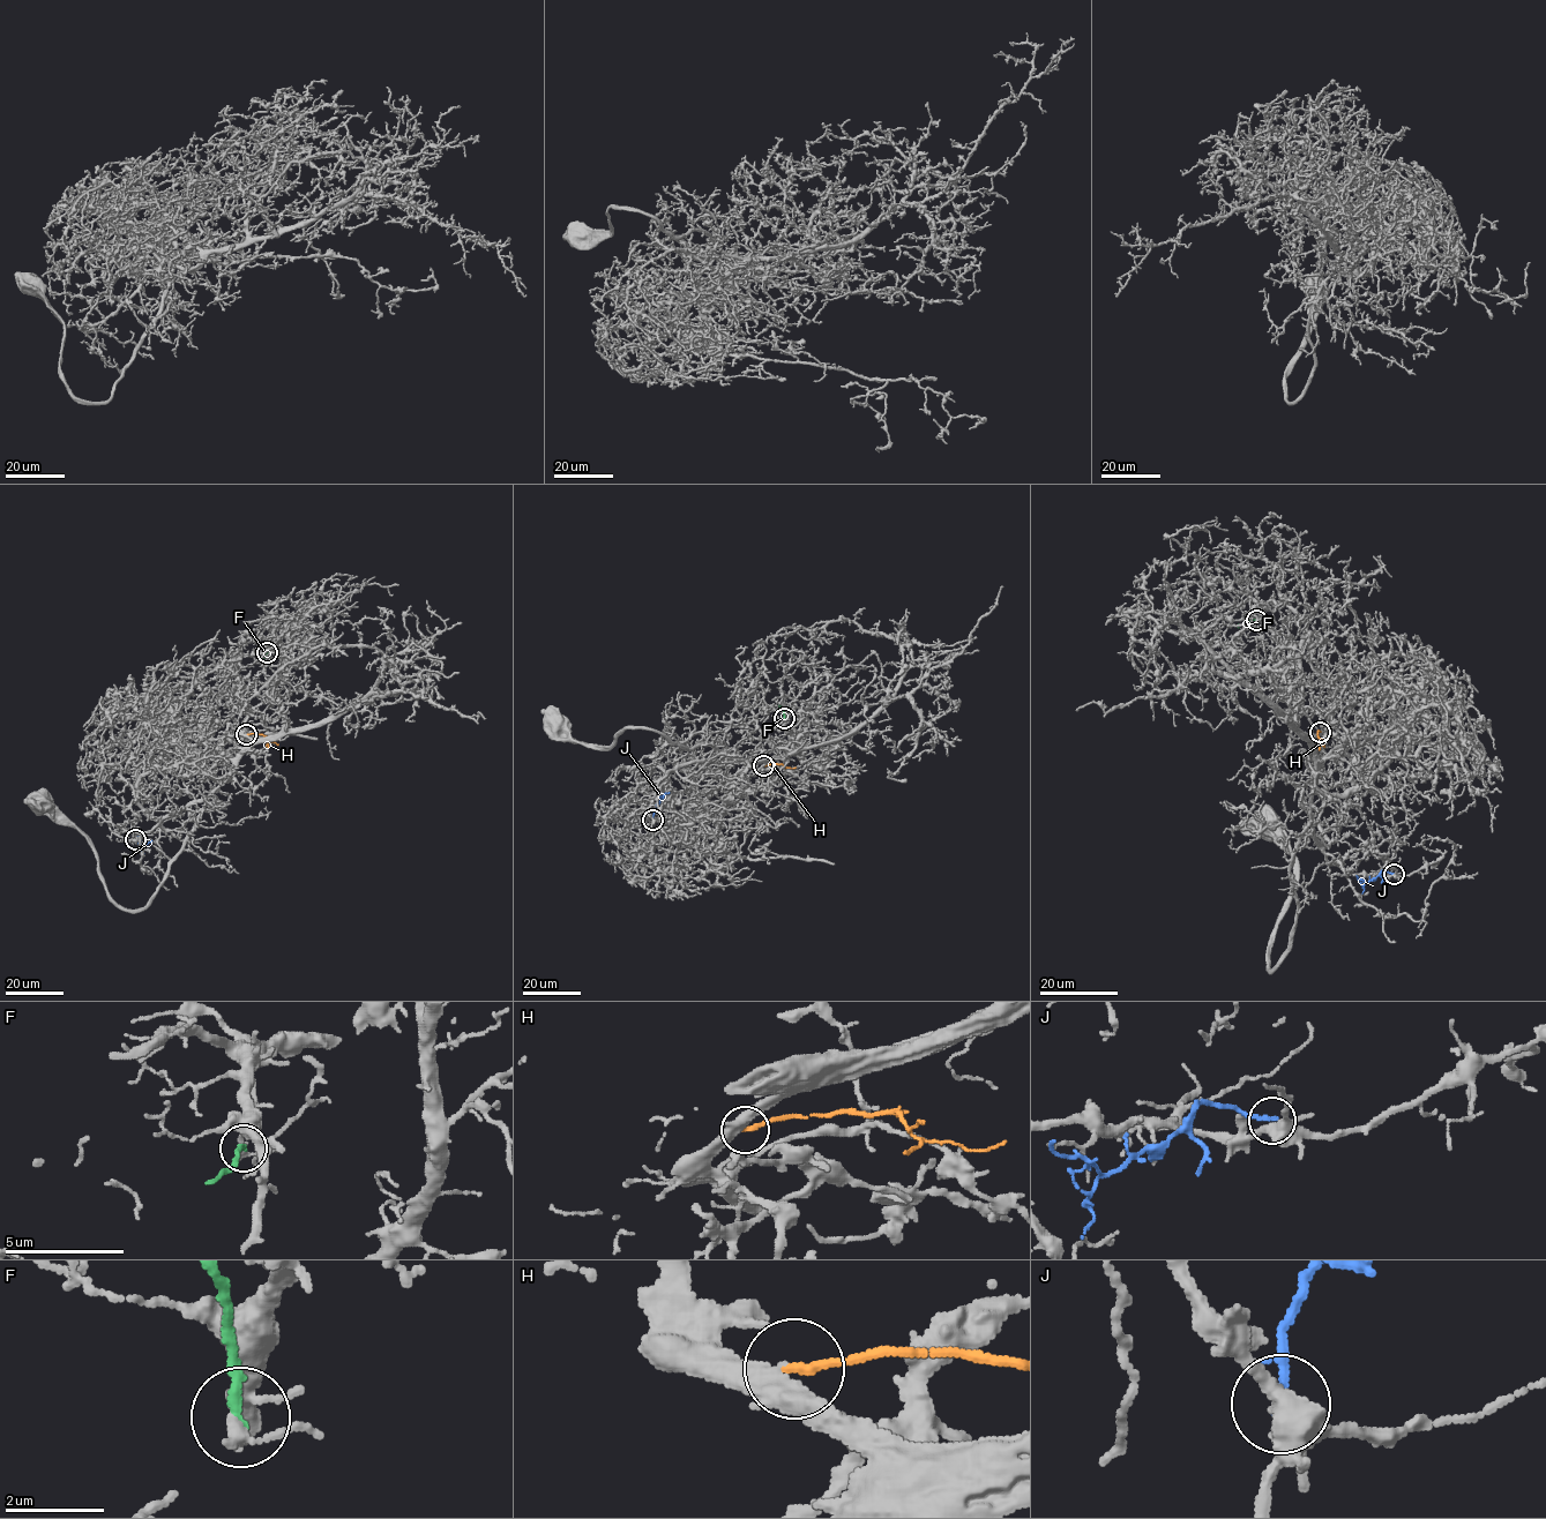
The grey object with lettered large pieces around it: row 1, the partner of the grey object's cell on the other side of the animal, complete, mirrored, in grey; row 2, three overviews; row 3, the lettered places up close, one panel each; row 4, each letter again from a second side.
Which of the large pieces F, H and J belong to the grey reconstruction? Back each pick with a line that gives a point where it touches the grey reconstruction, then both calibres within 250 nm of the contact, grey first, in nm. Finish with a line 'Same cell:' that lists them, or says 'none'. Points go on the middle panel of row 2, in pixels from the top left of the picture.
H: meets grey at (763, 765); 440 nm thick on the grey side, 180 nm on the other
Same cell: H

